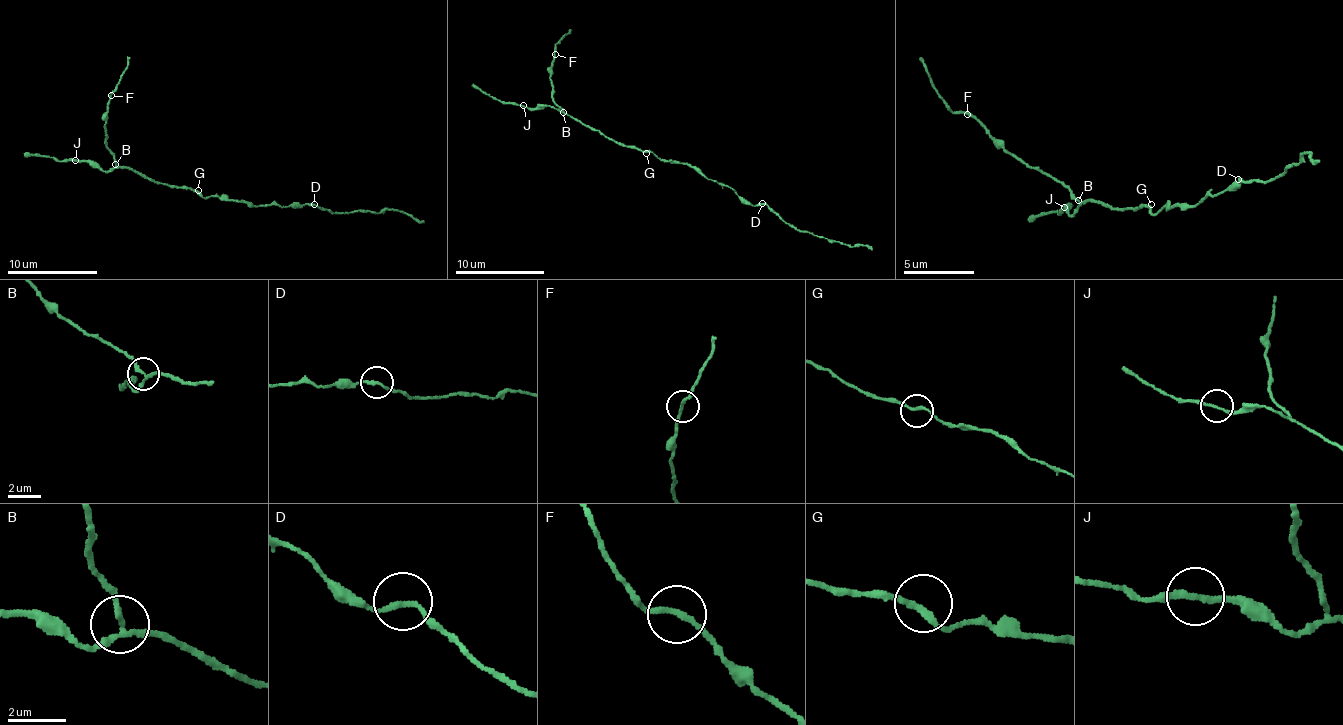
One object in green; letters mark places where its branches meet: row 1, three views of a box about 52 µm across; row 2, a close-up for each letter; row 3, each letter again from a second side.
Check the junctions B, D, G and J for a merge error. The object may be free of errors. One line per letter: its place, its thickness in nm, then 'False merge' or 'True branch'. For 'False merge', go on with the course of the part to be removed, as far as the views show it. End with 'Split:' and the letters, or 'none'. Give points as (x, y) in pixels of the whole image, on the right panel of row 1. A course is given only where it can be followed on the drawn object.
B: Place: (1078, 200). Thickness 150 nm. False merge. Course of the part to remove: (1077, 199), (1059, 181), (1009, 154), (974, 118), (953, 111), (919, 57)
D: Place: (1238, 179). Thickness 170 nm. True branch
G: Place: (1151, 204). Thickness 190 nm. True branch
J: Place: (1064, 207). Thickness 180 nm. True branch
Split: B

